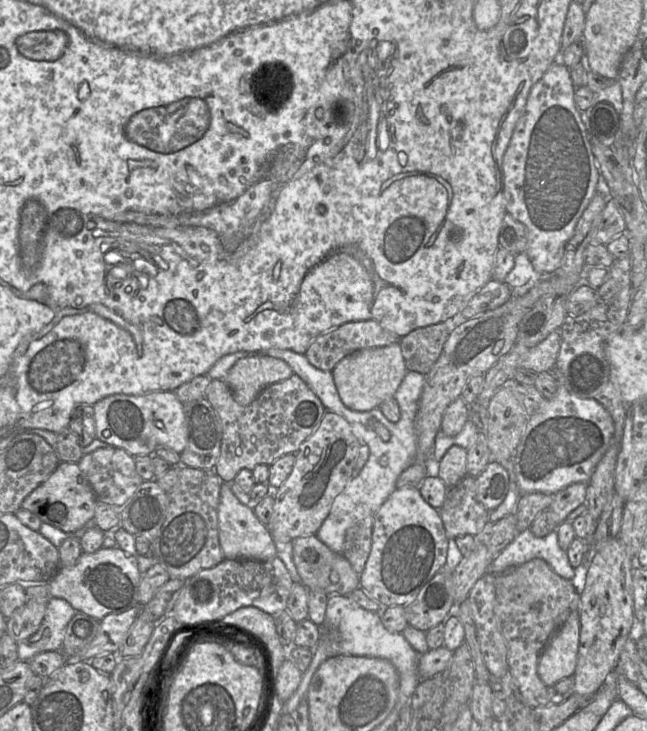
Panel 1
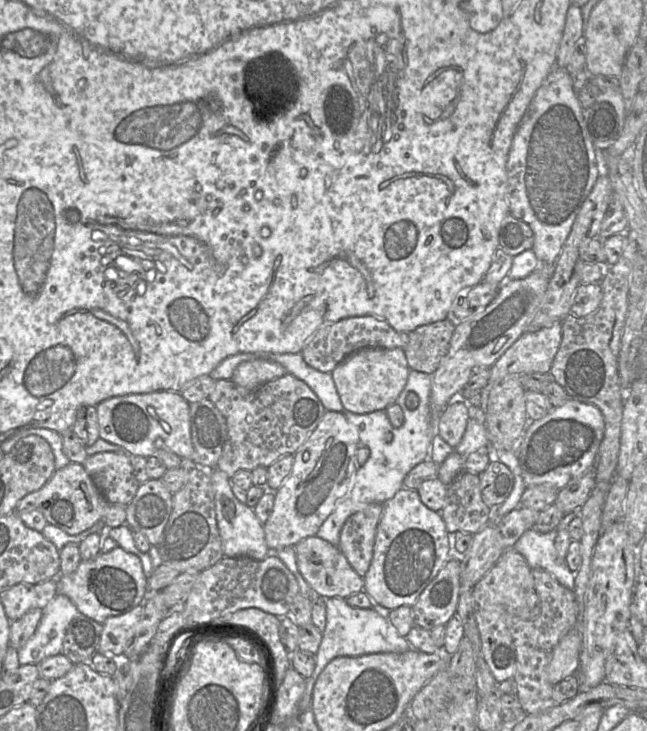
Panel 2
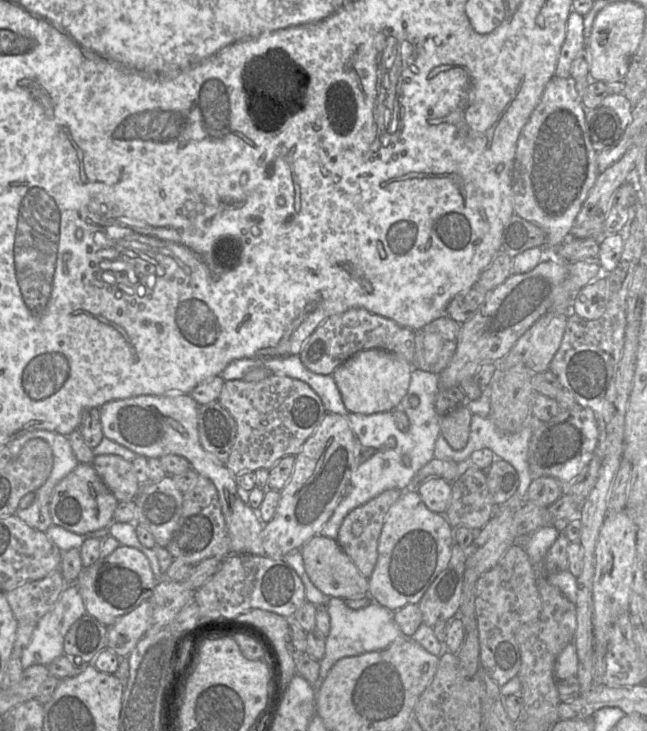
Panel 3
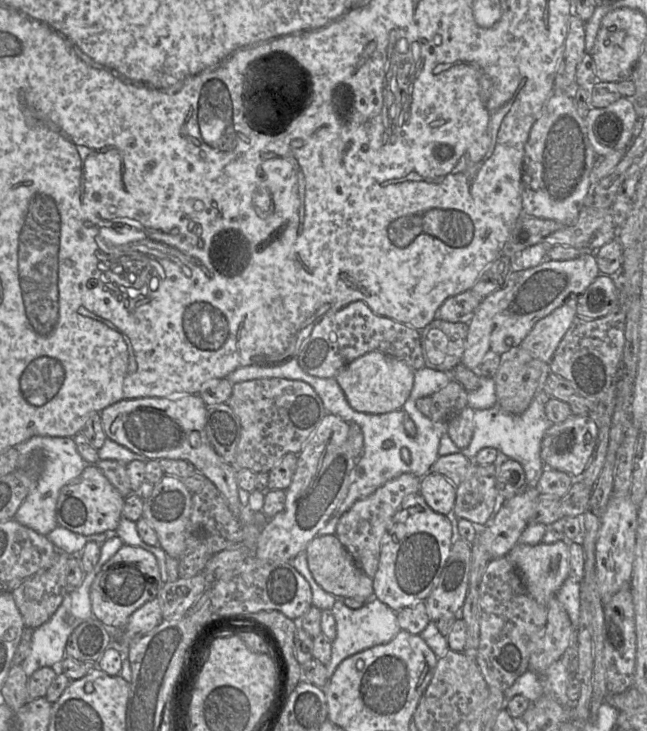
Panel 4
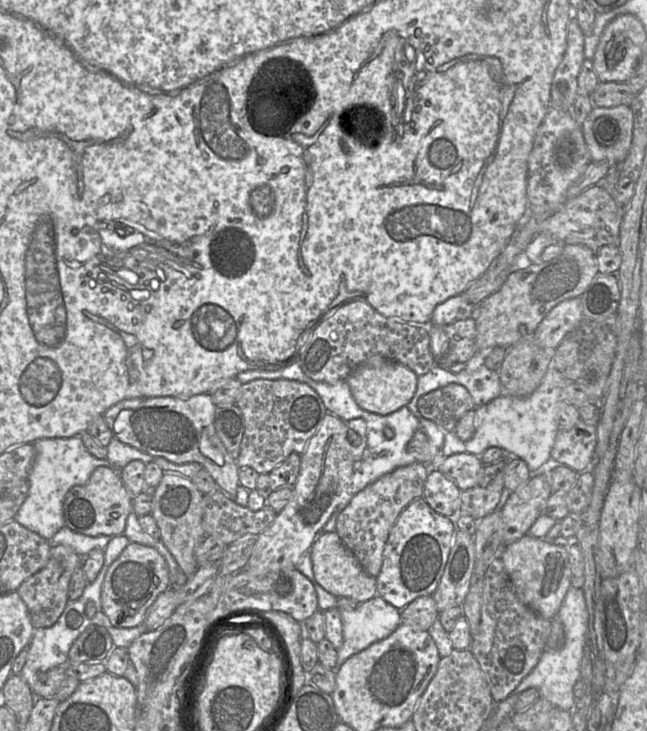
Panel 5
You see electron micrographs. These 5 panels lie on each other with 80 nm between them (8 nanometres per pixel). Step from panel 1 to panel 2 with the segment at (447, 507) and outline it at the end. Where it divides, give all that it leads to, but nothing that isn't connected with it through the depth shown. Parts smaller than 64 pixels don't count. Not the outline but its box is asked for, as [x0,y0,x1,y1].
[441,469,493,534]

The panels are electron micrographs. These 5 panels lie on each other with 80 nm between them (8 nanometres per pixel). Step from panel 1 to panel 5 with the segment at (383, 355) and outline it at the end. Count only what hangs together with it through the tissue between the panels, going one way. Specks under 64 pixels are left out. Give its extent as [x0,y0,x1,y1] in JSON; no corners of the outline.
[345,355,417,415]

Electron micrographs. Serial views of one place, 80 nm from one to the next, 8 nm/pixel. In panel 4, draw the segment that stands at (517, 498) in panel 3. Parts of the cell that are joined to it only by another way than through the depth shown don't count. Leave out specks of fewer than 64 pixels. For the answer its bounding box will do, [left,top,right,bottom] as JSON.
[439,389,552,486]

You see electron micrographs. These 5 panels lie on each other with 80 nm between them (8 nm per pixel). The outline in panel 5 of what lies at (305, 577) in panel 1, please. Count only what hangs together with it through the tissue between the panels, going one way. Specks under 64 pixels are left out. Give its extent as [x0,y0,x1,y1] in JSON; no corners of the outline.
[309,531,377,603]

